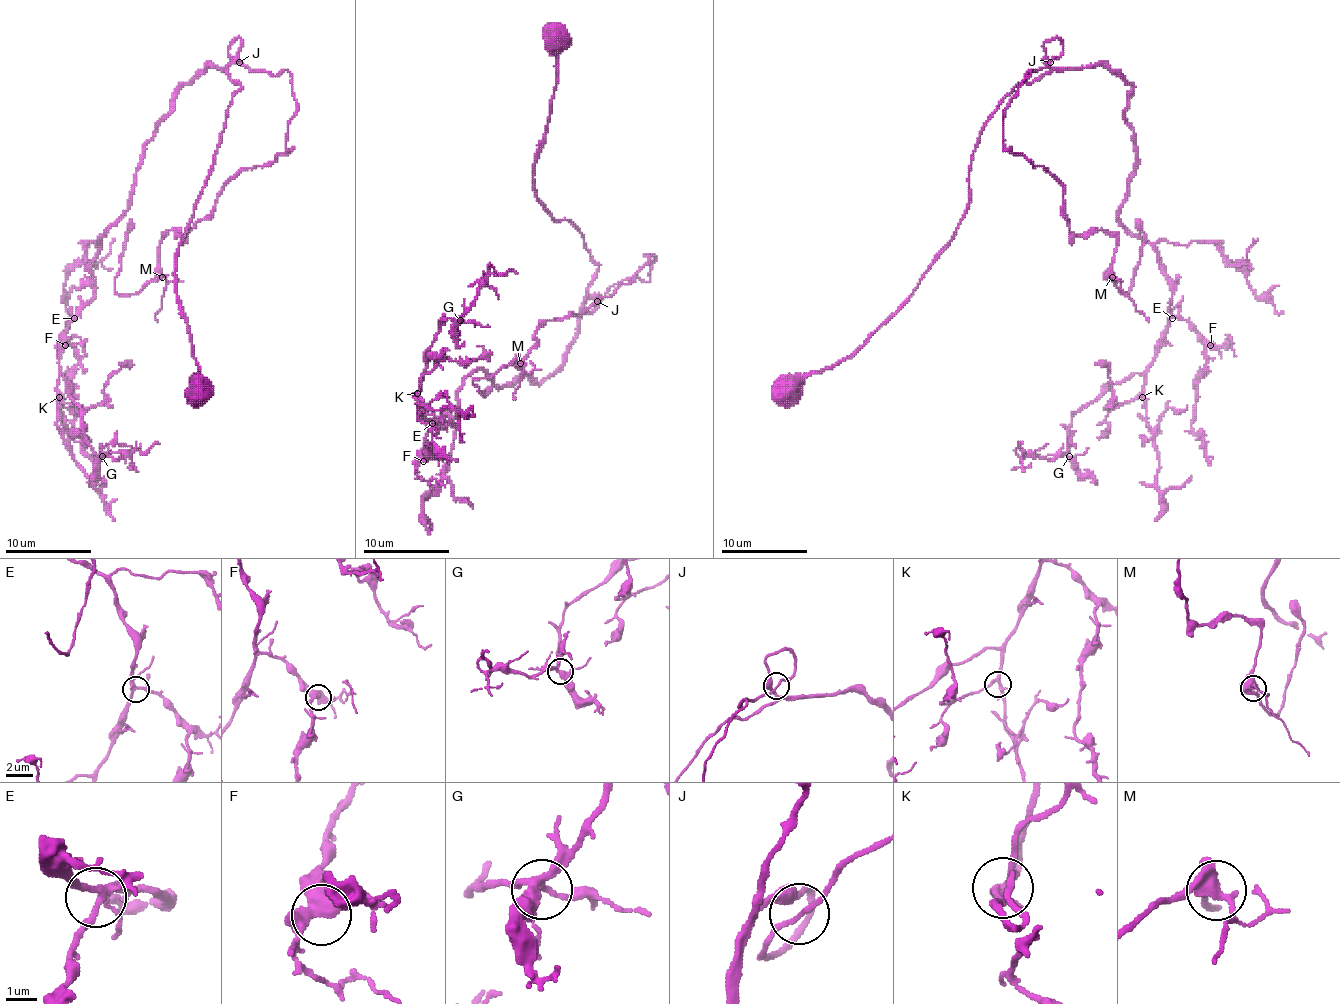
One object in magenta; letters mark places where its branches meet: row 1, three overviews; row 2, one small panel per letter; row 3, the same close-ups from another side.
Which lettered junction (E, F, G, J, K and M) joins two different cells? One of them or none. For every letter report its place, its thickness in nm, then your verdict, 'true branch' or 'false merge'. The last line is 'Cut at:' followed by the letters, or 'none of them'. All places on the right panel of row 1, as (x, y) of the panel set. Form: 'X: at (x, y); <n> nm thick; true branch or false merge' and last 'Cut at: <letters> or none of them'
E: at (1172, 318); 240 nm thick; true branch
F: at (1210, 345); 440 nm thick; true branch
G: at (1069, 456); 320 nm thick; true branch
J: at (1050, 62); 240 nm thick; true branch
K: at (1142, 397); 220 nm thick; true branch
M: at (1112, 277); 420 nm thick; true branch
Cut at: none of them

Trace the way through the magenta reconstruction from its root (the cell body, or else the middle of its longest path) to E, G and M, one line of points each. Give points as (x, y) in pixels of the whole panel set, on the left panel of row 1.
E: (200, 392), (174, 253), (241, 87), (221, 67), (179, 91), (144, 146), (74, 318)
G: (200, 392), (174, 253), (241, 87), (215, 65), (144, 146), (61, 345), (102, 456)
M: (200, 392), (174, 253), (241, 87), (228, 65), (286, 70), (290, 151), (170, 230), (162, 277)

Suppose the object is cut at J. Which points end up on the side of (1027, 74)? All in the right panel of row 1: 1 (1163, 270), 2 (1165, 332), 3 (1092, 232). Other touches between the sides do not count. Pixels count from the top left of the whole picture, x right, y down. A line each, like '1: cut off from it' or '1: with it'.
1: cut off from it
2: cut off from it
3: with it

